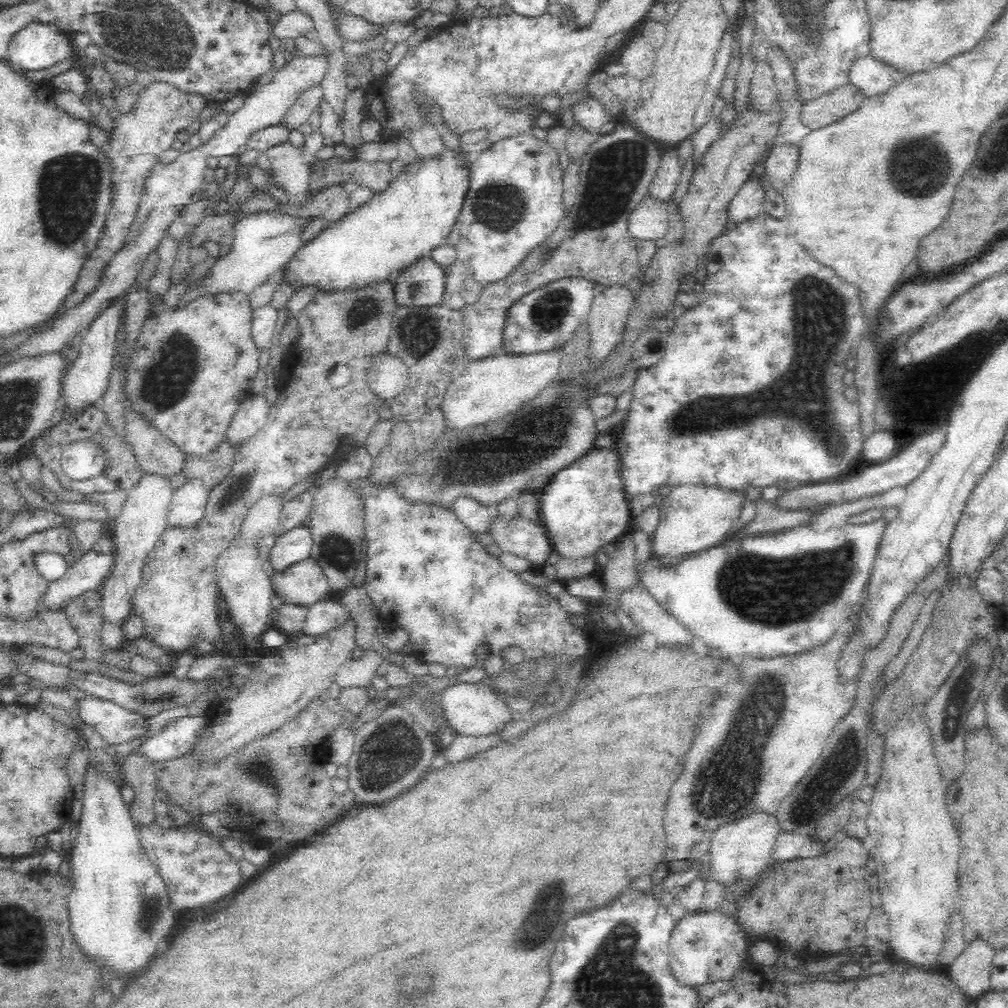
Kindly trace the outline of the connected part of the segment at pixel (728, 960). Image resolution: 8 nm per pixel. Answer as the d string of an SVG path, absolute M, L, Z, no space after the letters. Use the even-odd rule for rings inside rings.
M712 912L688 914L677 922L672 931L667 952L670 972L680 985L687 987L724 981L736 970L744 946L733 919Z

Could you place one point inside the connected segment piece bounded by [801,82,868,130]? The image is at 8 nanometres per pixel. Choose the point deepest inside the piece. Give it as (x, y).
(828, 108)

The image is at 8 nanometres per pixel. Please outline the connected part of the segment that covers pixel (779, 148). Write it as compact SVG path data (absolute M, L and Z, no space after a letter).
M781 142L768 155L764 176L777 191L781 191L792 178L800 156L800 142Z

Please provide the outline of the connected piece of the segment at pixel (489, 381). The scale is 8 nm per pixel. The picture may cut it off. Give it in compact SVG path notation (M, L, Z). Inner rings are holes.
M503 351L477 360L464 360L464 368L450 384L441 403L447 426L468 426L500 418L533 398L563 367L552 352L510 353ZM560 366L560 368L558 368Z

